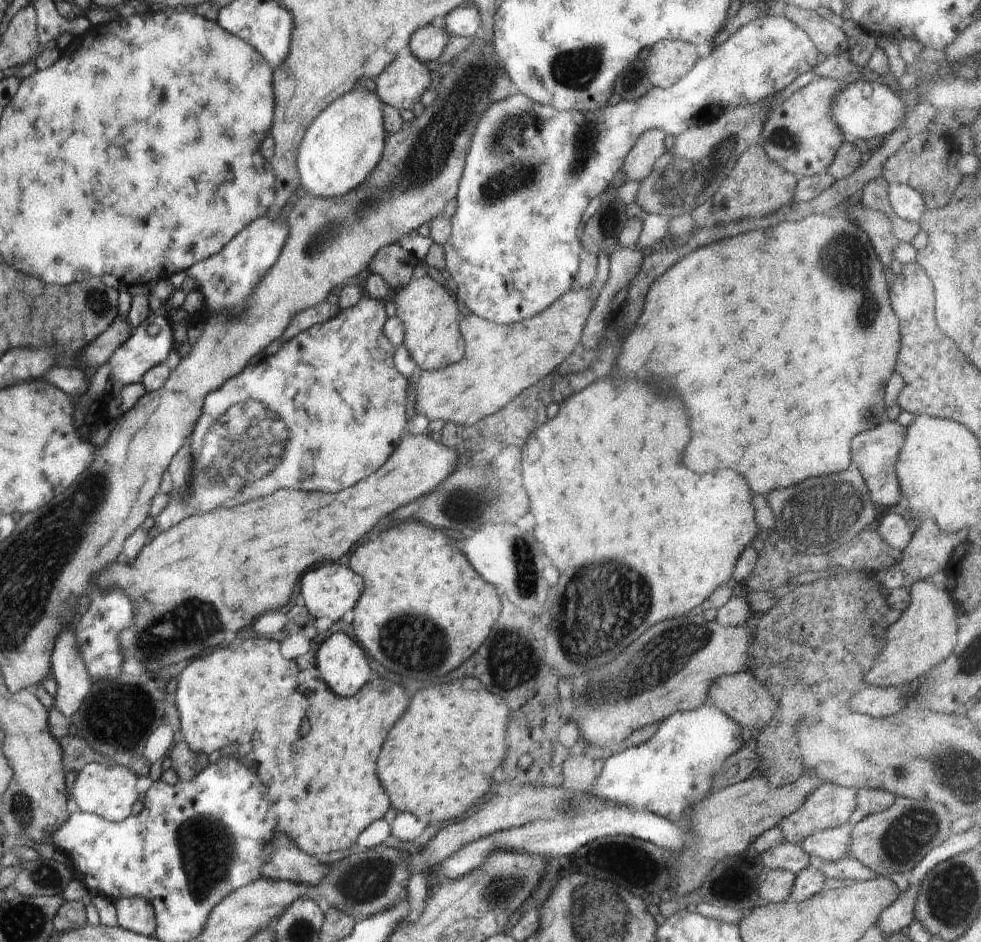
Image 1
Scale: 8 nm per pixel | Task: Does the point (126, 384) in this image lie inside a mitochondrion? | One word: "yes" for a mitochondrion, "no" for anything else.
no

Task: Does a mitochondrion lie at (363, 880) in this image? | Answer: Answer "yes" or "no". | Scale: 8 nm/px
yes

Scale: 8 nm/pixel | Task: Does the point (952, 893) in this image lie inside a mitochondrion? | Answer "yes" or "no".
yes

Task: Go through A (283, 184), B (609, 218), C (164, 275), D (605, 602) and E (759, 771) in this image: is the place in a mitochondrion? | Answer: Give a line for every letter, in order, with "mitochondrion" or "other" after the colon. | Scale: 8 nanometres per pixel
A: other
B: mitochondrion
C: other
D: mitochondrion
E: other

